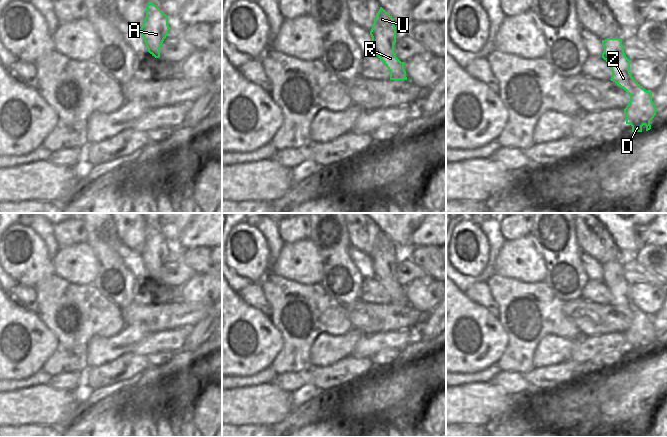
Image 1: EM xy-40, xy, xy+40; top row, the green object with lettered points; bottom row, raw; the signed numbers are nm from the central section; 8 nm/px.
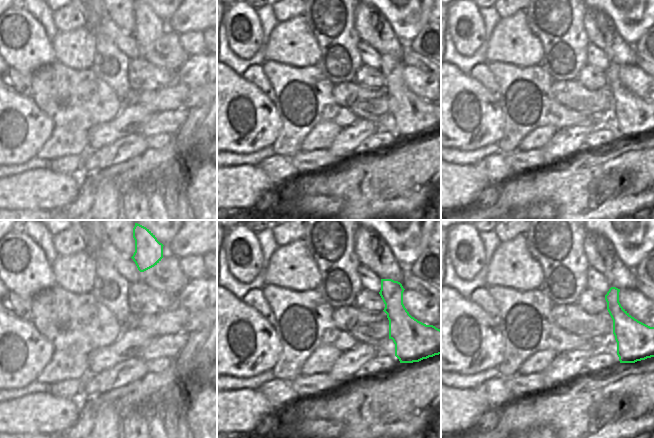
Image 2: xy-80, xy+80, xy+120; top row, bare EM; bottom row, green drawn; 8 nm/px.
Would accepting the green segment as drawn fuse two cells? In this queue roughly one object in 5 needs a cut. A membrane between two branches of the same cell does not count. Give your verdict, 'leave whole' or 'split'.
leave whole

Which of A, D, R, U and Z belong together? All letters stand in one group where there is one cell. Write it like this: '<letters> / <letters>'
A D R U Z

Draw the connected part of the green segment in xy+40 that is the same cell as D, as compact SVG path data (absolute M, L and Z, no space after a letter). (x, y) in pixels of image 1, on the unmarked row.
M607 262L602 264L604 275L602 282L608 287L612 301L611 305L623 312L630 319L630 325L624 337L626 348L632 350L632 356L642 356L651 353L650 345L656 339L656 331L652 325L652 316L645 314L630 297L630 284L624 277L622 262Z

